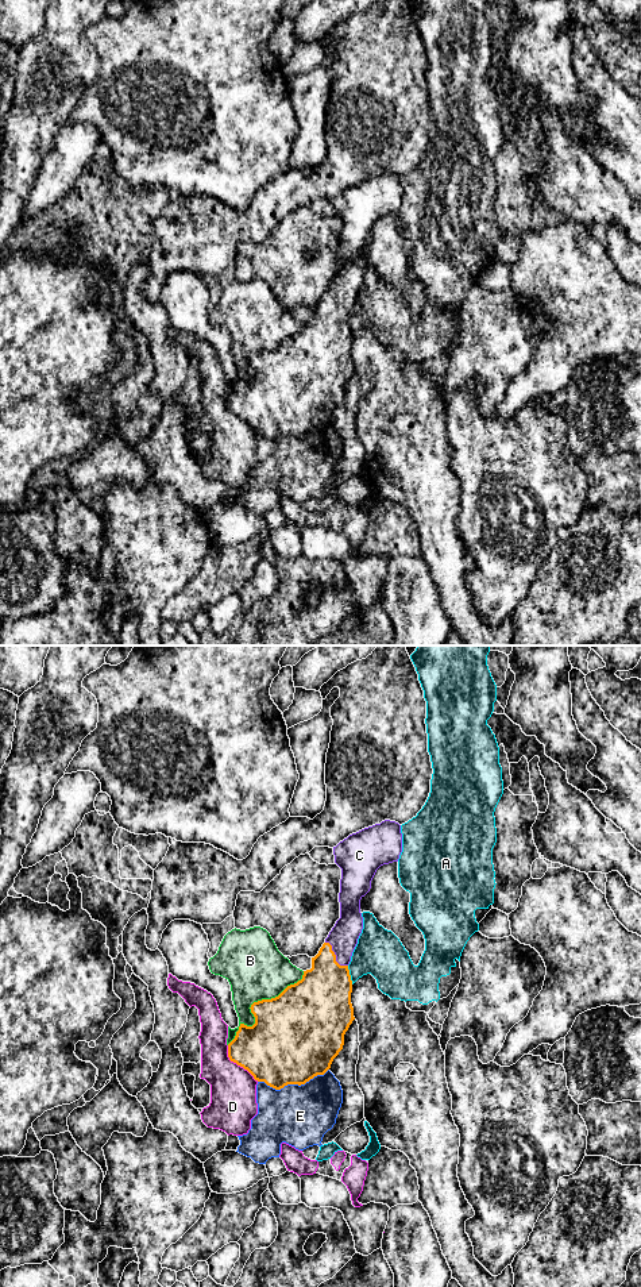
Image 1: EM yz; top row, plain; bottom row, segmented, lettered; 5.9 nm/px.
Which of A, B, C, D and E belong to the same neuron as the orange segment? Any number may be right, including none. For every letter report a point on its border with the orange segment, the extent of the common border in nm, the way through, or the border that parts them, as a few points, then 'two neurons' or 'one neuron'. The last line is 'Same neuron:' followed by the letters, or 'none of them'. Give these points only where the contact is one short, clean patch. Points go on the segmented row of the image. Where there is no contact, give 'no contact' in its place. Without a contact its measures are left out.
A: yz (350, 975) | 120 nm | two neurons
B: yz (254, 1002) | 650 nm | two neurons
C: yz (335, 956) | 200 nm | across yz (323, 995), (335, 956), (343, 937) | one neuron
D: yz (238, 1064) | 280 nm | two neurons
E: yz (293, 1083) | 440 nm | two neurons
Same neuron: C

